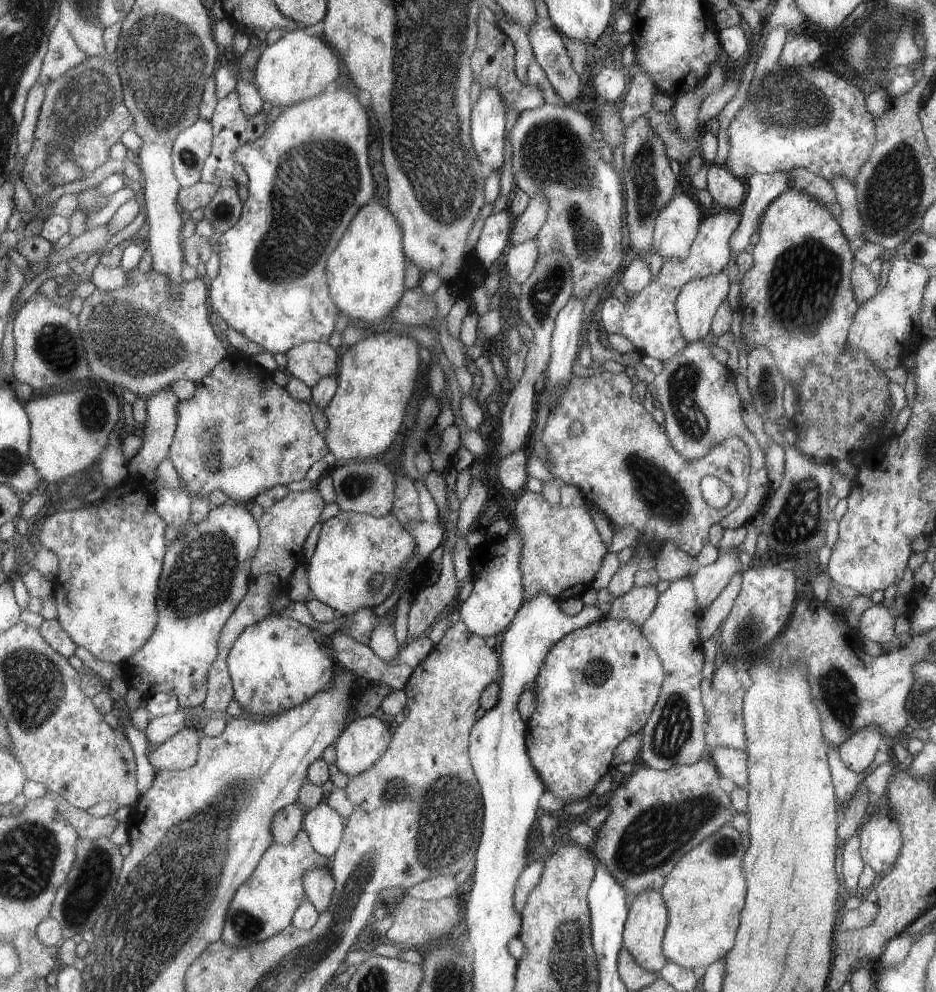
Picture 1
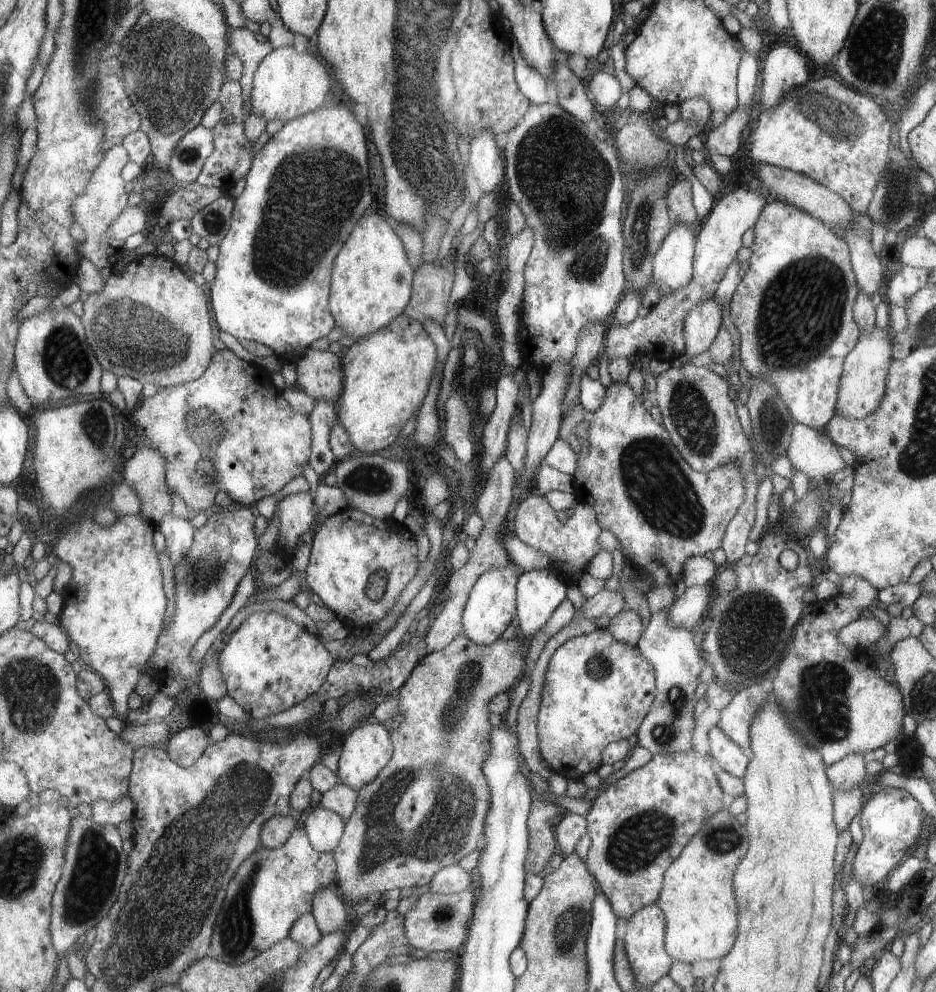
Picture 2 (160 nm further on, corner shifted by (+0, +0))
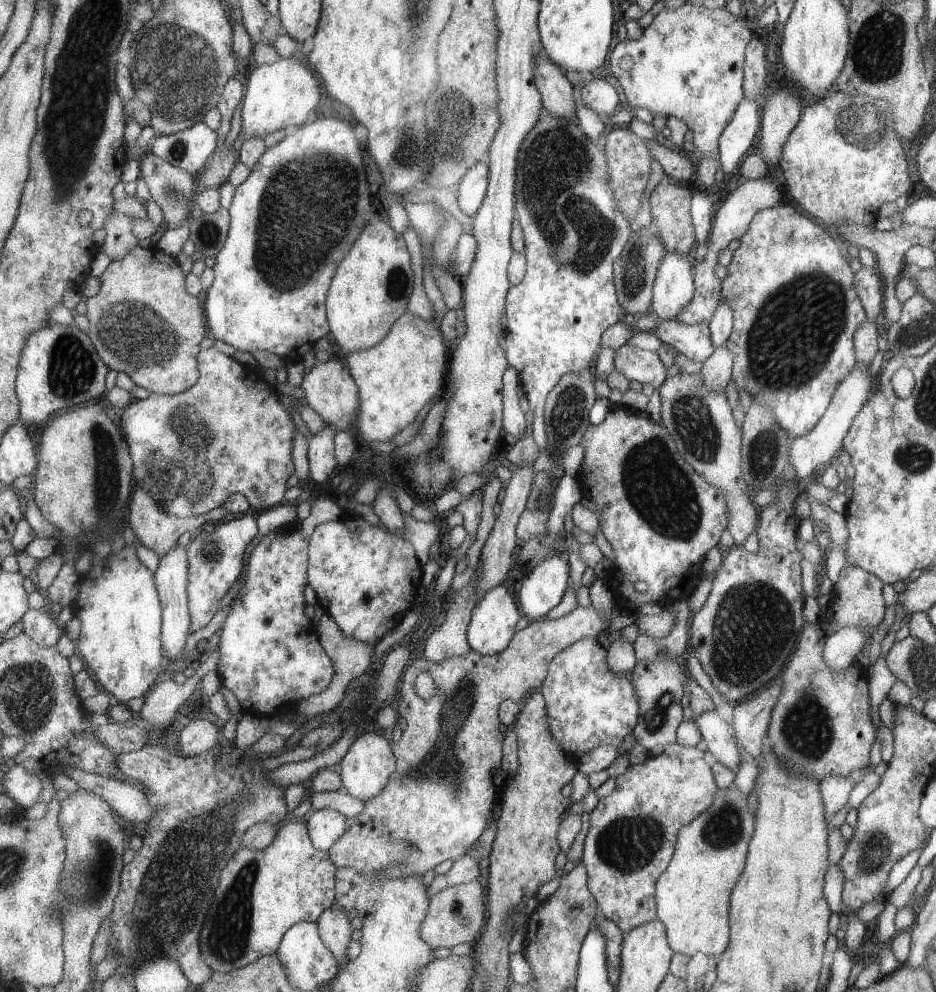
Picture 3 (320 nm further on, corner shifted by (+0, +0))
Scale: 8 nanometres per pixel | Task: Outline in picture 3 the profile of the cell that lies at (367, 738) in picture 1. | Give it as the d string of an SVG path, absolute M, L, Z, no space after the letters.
M361 732L359 738L351 745L349 752L339 764L344 784L343 788L351 796L365 802L378 797L386 789L387 783L398 769L398 762L392 741L381 733Z

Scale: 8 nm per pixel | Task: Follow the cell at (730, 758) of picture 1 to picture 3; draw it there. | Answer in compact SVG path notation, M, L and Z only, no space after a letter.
M707 711L694 718L700 736L705 740L710 758L731 770L737 770L739 752L733 742L733 732L717 711Z

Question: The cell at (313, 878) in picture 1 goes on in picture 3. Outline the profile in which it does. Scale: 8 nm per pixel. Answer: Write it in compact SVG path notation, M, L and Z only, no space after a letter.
M331 907L319 917L318 925L322 939L339 960L341 967L344 967L349 963L345 956L351 944L351 934L353 934L351 920L341 910L334 910Z

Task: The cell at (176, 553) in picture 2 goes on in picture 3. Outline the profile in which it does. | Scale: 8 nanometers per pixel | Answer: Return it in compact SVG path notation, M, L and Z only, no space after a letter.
M179 546L174 551L159 560L159 567L155 573L155 582L163 603L162 648L164 656L170 661L183 656L187 638L191 634L191 613L188 603L188 580L190 558L188 547Z

